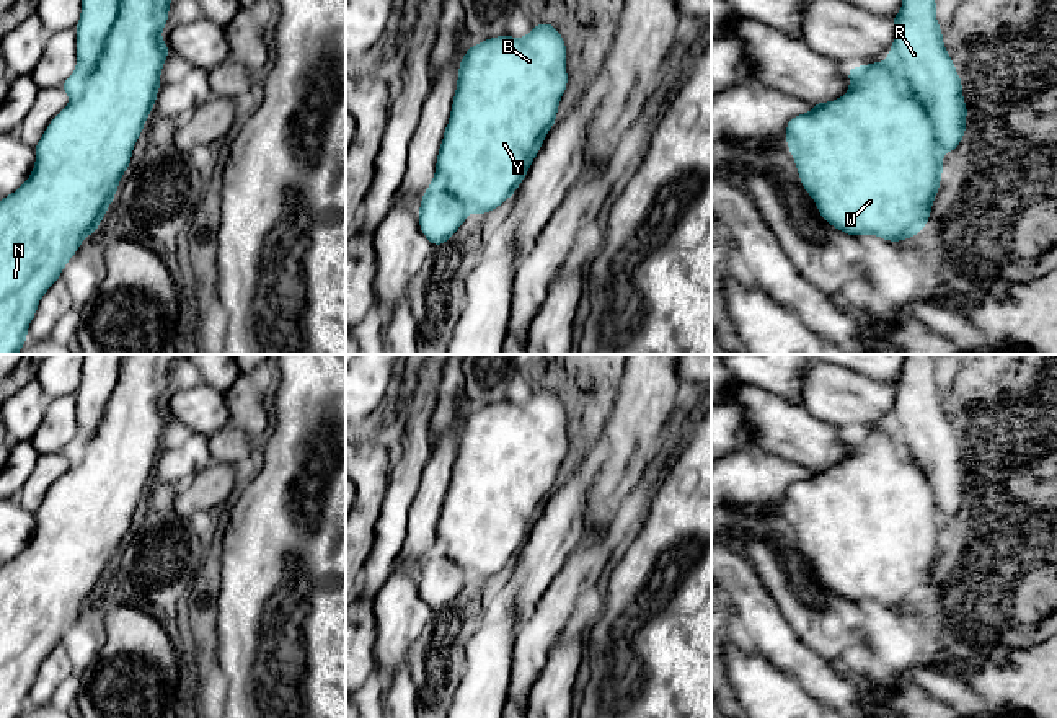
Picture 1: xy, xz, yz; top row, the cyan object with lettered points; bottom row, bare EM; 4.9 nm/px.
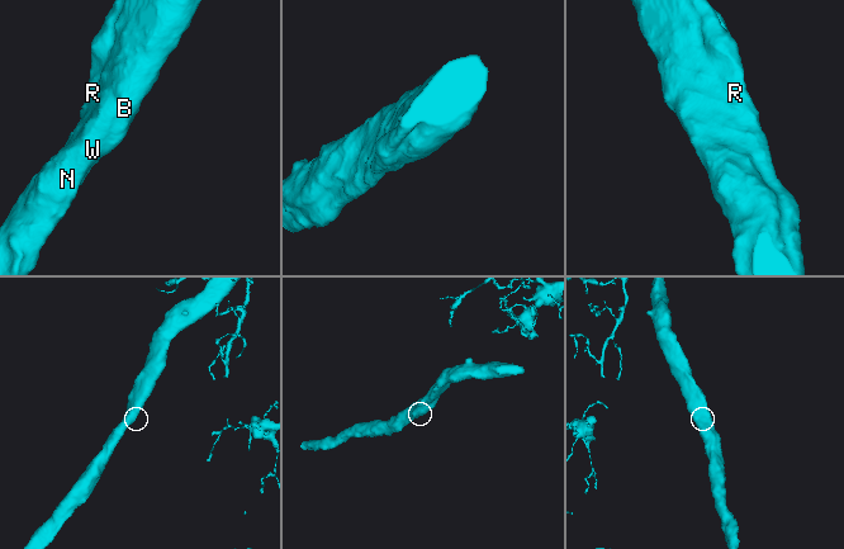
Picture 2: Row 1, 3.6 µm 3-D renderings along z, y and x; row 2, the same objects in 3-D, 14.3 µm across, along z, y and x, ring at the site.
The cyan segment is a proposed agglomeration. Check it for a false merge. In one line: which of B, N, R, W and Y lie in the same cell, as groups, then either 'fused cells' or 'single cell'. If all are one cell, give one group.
B N R W Y; single cell

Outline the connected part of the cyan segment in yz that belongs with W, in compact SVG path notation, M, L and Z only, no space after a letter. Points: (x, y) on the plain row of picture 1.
M905 354L900 377L892 389L896 402L886 428L850 433L850 454L843 462L814 469L807 480L798 480L786 490L786 509L803 553L814 565L820 583L853 604L869 599L887 607L902 607L920 599L930 586L941 549L941 522L957 514L966 498L962 447L943 410L933 356Z

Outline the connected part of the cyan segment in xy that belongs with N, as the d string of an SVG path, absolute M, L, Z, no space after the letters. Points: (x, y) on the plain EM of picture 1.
M85 354L77 397L77 433L60 451L70 469L49 488L34 511L36 529L29 544L0 565L0 720L16 720L26 709L41 663L60 643L82 606L95 598L113 568L132 514L155 473L160 439L170 420L161 397L170 367L188 354Z

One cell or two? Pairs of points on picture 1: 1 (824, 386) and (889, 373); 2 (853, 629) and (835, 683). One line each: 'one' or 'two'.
1: two
2: two

